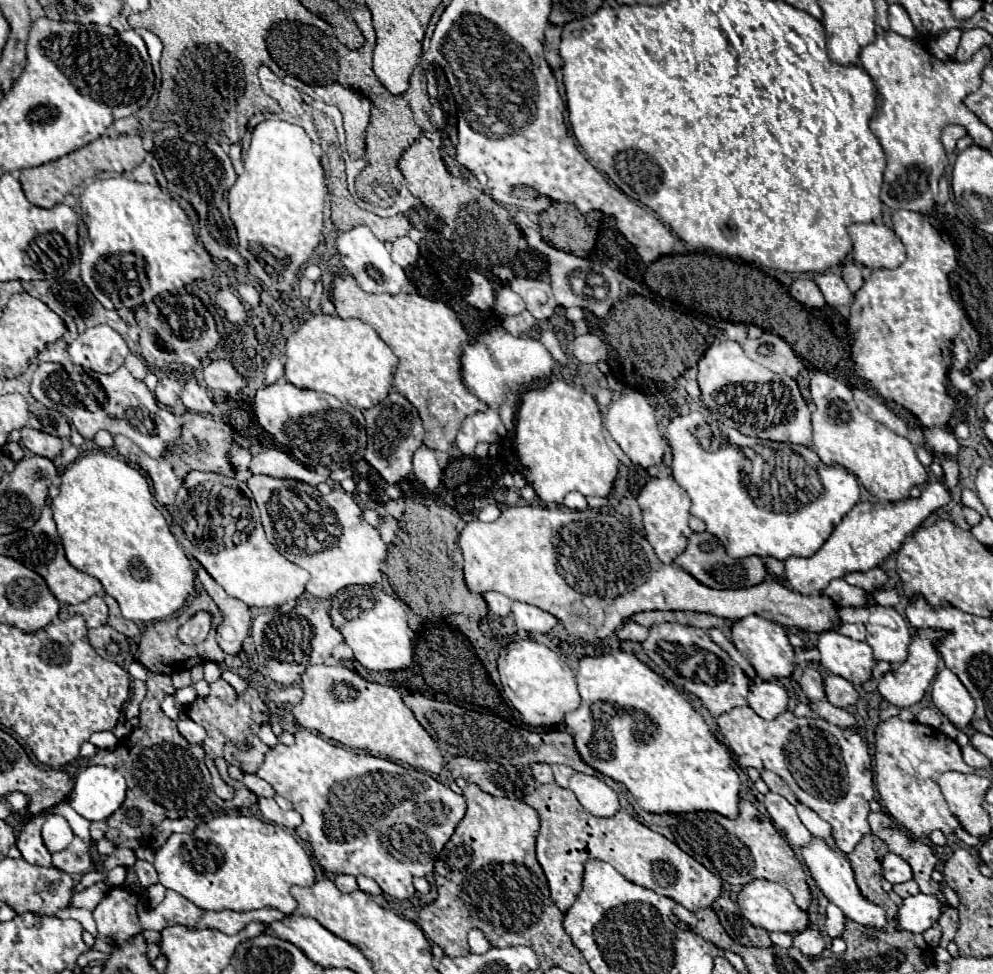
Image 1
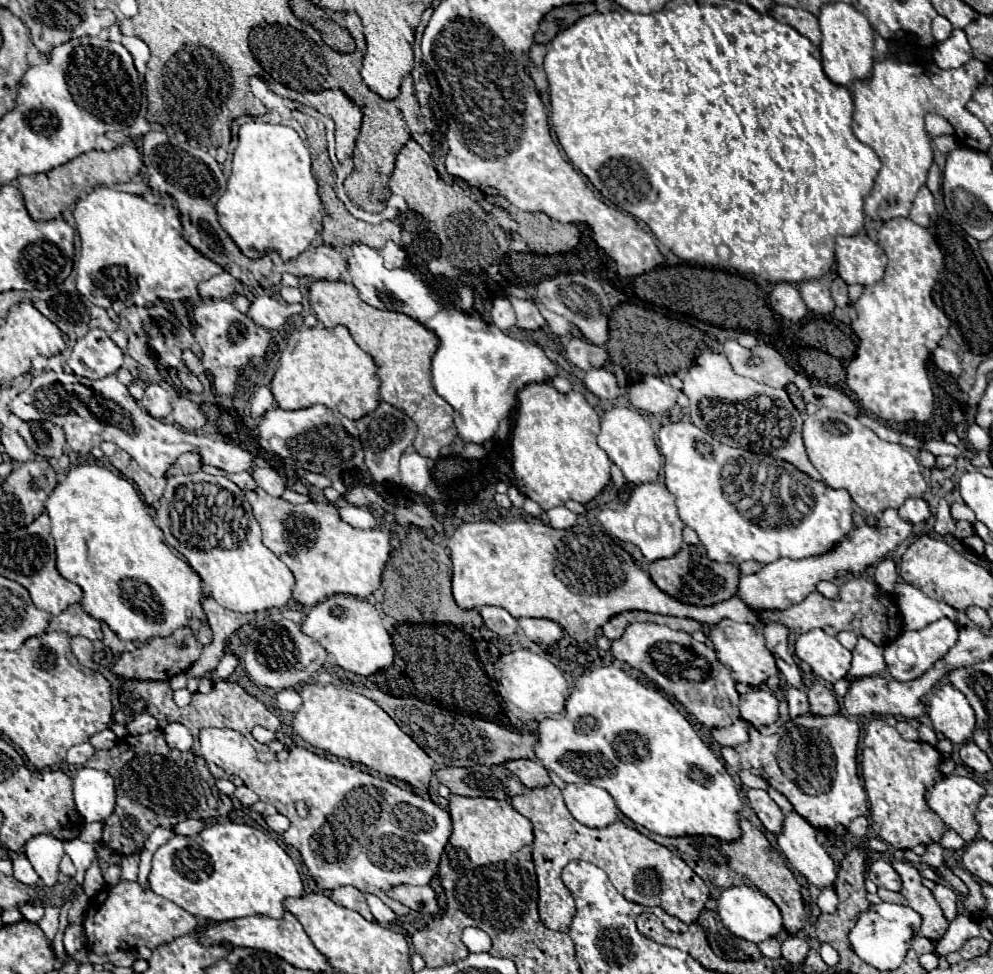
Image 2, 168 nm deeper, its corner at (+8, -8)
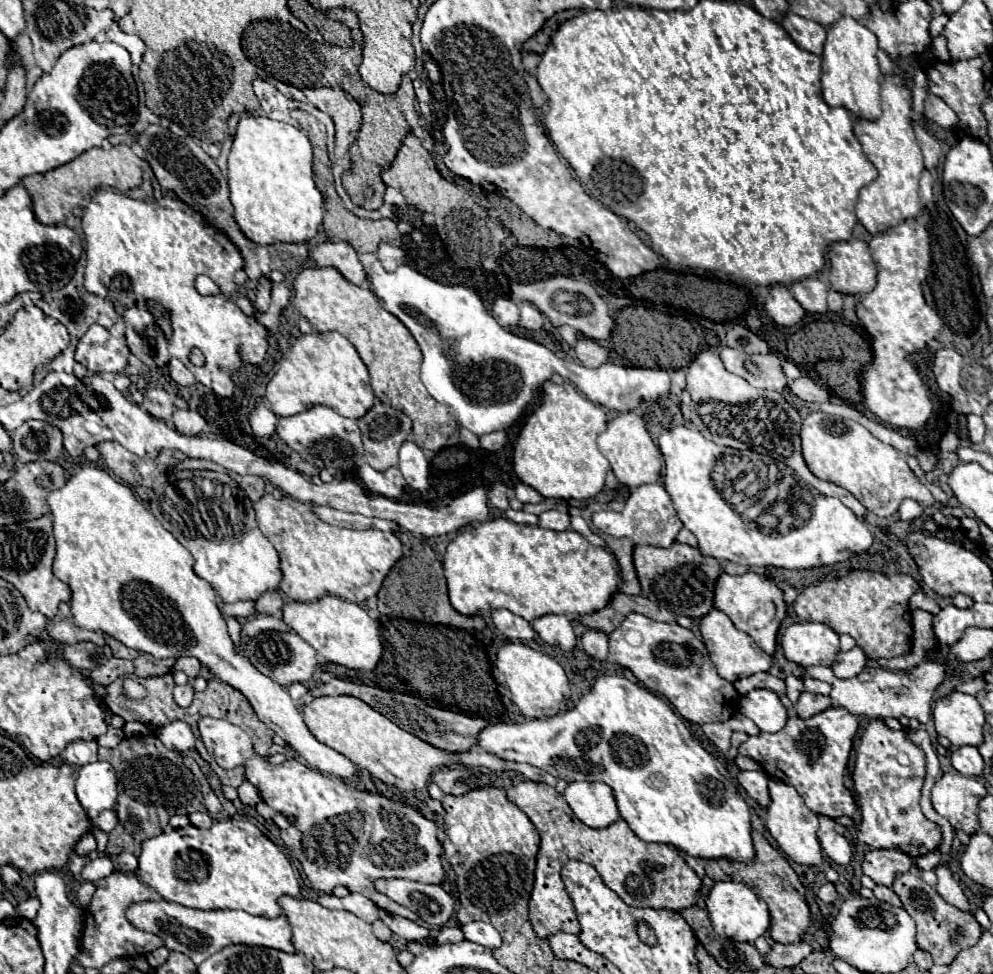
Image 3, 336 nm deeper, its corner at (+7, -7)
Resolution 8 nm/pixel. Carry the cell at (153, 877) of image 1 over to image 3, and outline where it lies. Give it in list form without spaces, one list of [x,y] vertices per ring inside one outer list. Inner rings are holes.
[[[123,853],[117,857],[117,863],[119,863],[119,869],[121,871],[137,871],[137,857],[131,855],[131,853]]]

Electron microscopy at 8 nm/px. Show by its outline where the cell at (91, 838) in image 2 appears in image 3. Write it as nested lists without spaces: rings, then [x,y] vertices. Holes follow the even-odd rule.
[[[107,809],[107,811],[103,811],[97,819],[93,819],[93,825],[95,827],[99,827],[101,831],[113,831],[113,827],[117,825],[117,813],[115,813],[115,809]]]

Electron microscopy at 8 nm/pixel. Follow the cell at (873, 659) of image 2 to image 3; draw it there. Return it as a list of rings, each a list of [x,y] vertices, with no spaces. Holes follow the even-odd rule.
[[[855,647],[847,653],[839,653],[835,663],[831,665],[831,669],[839,679],[849,679],[849,677],[859,675],[859,671],[863,671],[865,663],[867,663],[867,657],[863,655],[863,649]]]

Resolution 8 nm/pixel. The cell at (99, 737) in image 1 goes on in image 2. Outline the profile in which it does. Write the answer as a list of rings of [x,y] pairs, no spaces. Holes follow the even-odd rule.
[[[104,730],[104,732],[98,732],[90,738],[90,744],[96,748],[96,750],[108,750],[108,748],[114,748],[116,744],[116,736],[112,730]]]

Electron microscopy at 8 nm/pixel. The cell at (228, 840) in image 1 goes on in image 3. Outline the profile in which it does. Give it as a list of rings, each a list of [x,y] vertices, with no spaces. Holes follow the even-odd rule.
[[[235,819],[213,821],[213,827],[209,829],[197,829],[193,825],[187,825],[145,839],[141,843],[137,875],[145,885],[153,887],[163,899],[195,909],[241,909],[251,915],[279,917],[281,907],[277,905],[277,899],[281,895],[299,897],[299,881],[287,857],[251,821],[235,821]]]

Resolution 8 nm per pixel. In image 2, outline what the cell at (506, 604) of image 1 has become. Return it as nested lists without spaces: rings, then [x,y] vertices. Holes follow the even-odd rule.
[[[480,606],[478,612],[484,618],[486,628],[496,632],[498,636],[508,636],[508,634],[518,632],[516,620],[504,608],[498,608],[498,606]]]

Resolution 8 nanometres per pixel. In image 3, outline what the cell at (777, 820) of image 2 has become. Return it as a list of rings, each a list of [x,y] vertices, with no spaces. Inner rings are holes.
[[[739,771],[737,775],[739,785],[747,791],[751,799],[755,799],[761,807],[767,807],[769,799],[769,787],[767,787],[767,775],[763,771]]]

